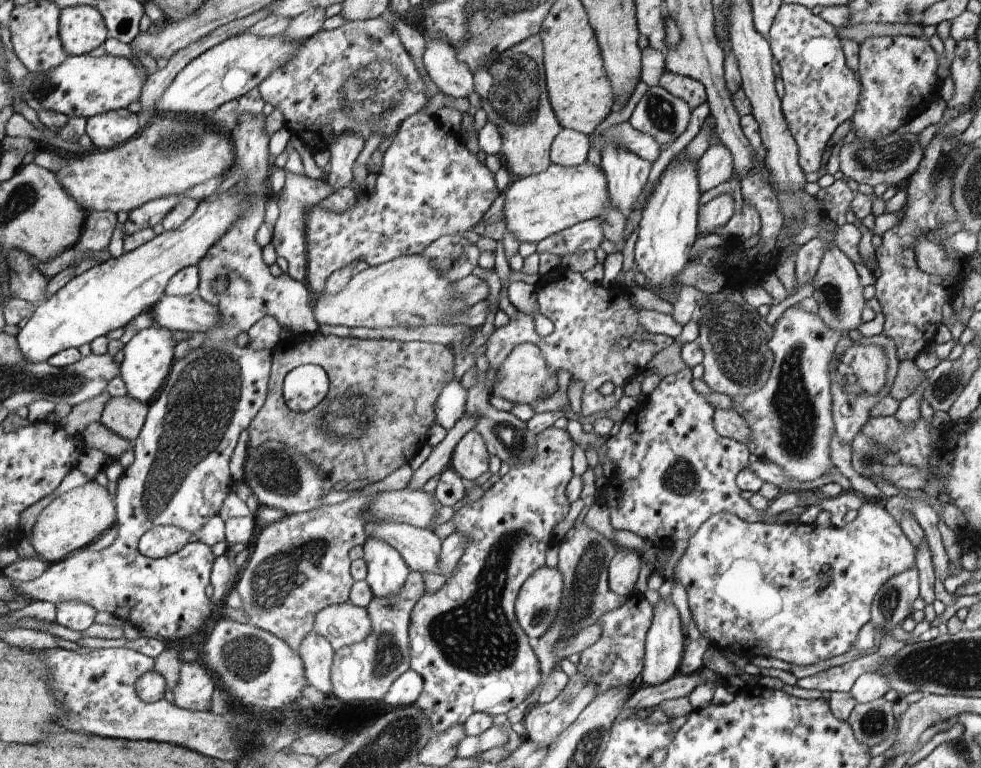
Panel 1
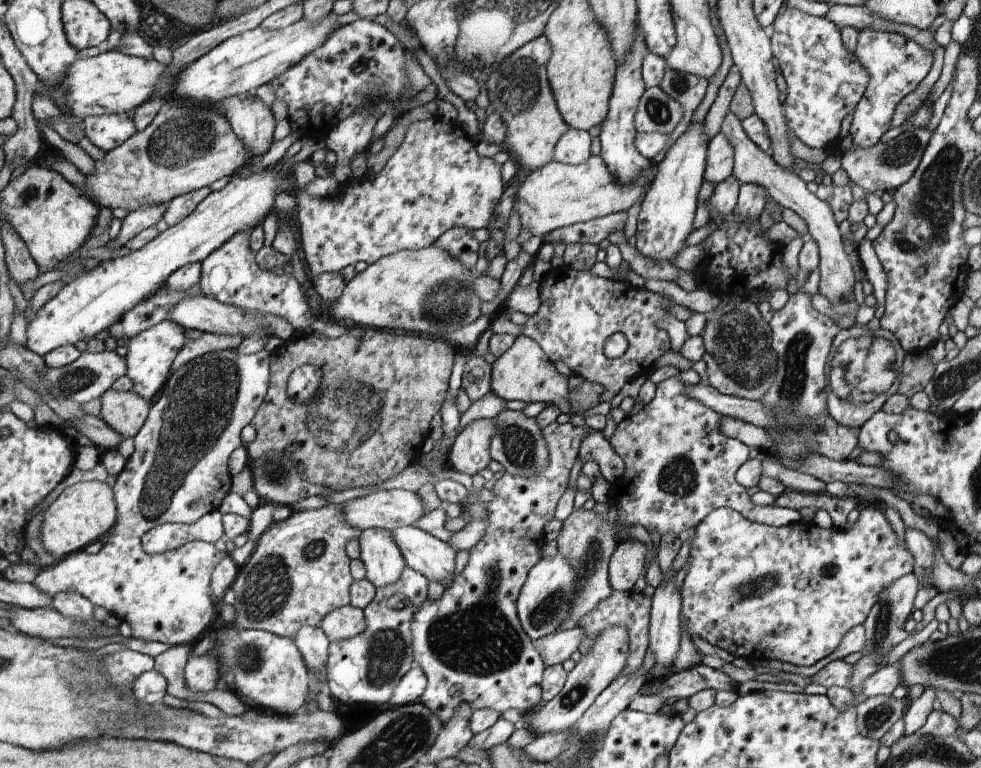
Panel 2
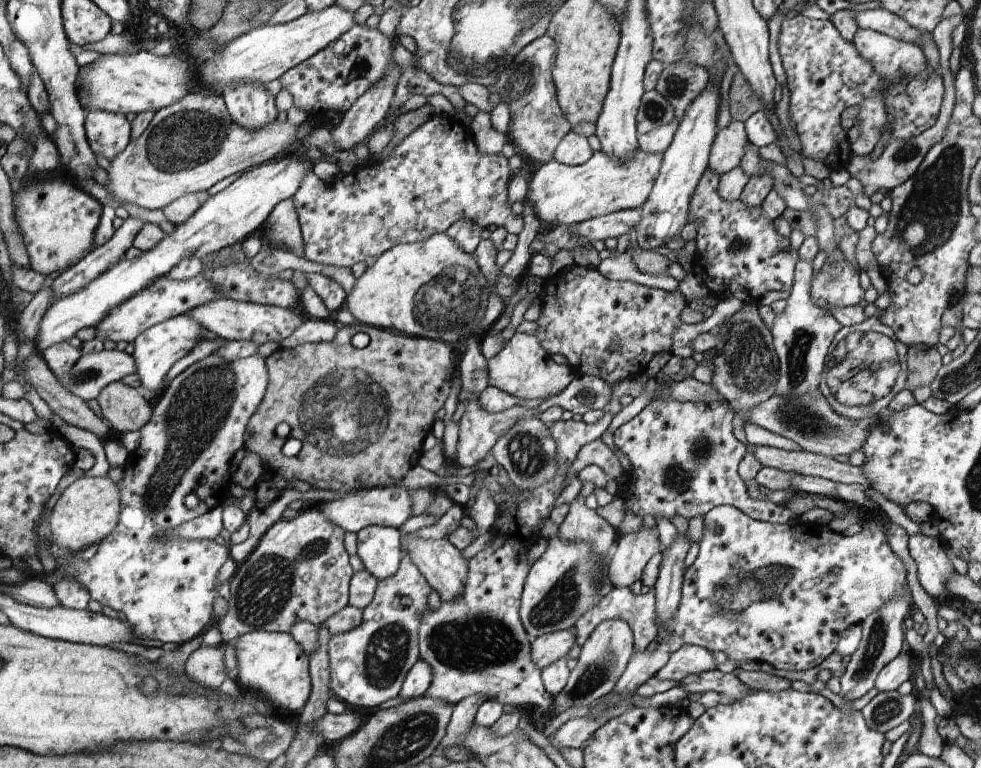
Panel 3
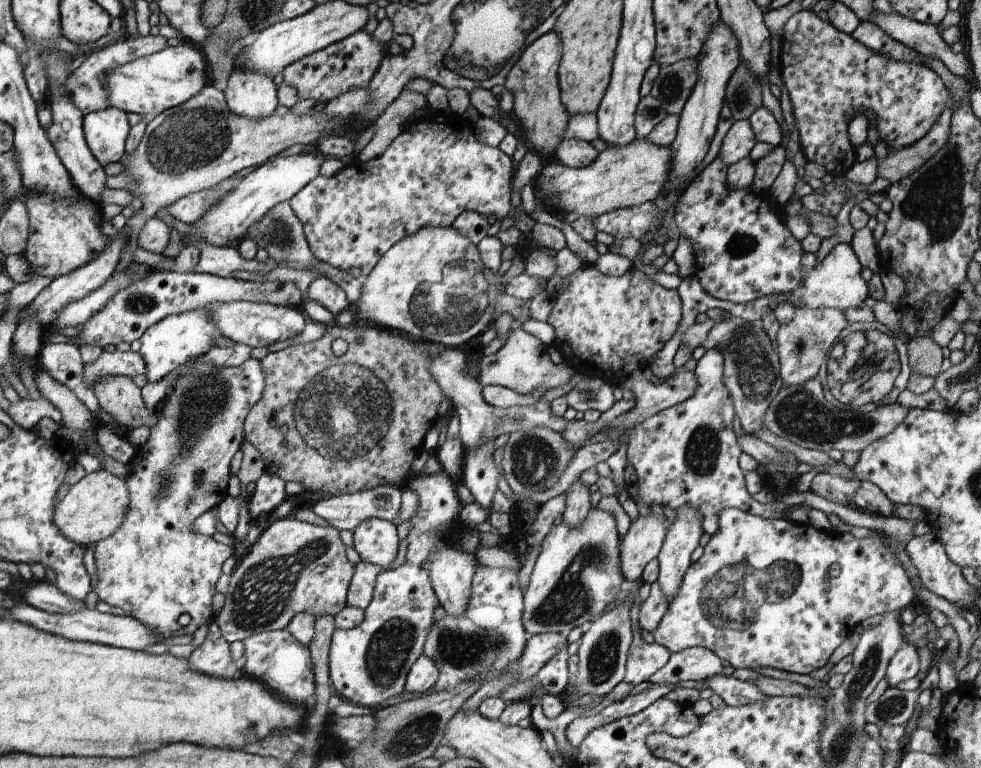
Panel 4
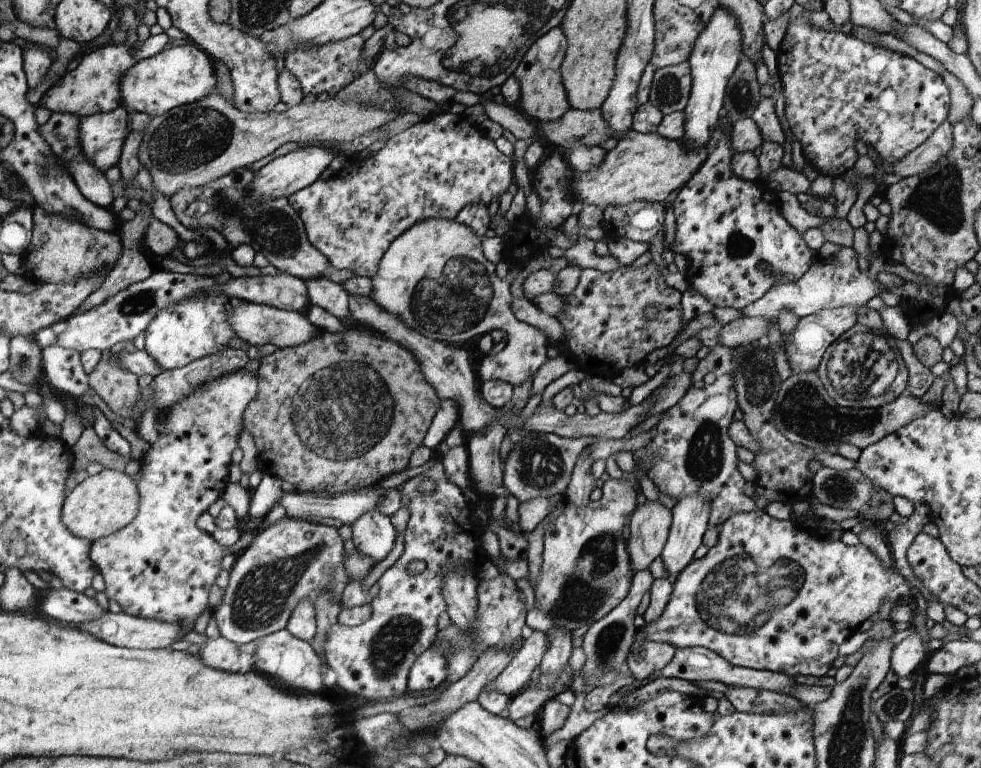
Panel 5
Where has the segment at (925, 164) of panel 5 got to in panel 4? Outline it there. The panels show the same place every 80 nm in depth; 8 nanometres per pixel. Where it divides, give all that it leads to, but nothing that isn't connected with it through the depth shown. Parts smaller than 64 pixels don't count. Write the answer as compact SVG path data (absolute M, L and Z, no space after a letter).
M948 90L946 108L942 110L940 119L932 126L932 129L928 130L928 134L908 148L889 150L885 159L878 164L876 178L883 178L888 180L890 184L896 184L902 178L915 175L916 171L924 165L924 162L930 160L938 150L942 150L944 144L948 142L952 116L952 96Z

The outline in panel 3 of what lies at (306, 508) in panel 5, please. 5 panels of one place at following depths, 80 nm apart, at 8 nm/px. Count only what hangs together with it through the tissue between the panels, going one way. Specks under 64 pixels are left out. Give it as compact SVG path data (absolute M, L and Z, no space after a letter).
M392 485L385 487L373 487L357 491L356 494L348 494L344 498L324 502L315 505L316 509L323 511L336 524L342 526L344 531L358 533L362 528L372 525L399 528L409 518L412 518L412 502L410 494L404 488Z

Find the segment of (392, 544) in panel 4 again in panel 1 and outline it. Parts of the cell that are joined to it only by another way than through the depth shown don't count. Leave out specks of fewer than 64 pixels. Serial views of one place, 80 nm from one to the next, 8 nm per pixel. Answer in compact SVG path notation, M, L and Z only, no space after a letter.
M370 534L363 544L363 559L367 564L365 580L370 585L374 597L393 597L411 571L394 547Z

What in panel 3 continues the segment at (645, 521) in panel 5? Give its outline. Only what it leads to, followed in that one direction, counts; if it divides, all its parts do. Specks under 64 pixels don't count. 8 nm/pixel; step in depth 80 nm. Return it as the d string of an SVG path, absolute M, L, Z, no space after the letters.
M642 526L632 534L619 534L608 561L606 578L612 587L630 587L641 580L648 560L662 550L659 531Z

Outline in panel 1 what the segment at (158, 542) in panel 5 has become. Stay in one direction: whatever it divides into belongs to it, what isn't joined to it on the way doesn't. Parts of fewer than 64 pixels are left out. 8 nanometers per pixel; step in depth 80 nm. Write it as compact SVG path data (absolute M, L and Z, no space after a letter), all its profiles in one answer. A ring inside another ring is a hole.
M242 113L237 120L237 125L233 128L233 142L235 150L235 164L229 174L235 172L238 168L244 170L244 178L237 182L230 190L234 189L235 193L241 193L242 191L248 193L253 200L249 203L251 210L242 217L239 221L235 222L235 225L231 226L231 229L214 245L212 246L210 252L207 256L203 258L196 266L199 270L199 285L196 292L207 302L213 305L218 306L221 312L221 320L219 324L207 331L207 340L205 343L196 350L187 354L182 360L176 361L174 366L171 366L171 376L168 377L168 382L164 383L164 388L160 391L160 394L157 395L154 402L149 403L150 412L147 413L146 424L143 426L143 430L140 432L139 436L135 438L133 443L134 450L134 462L131 466L125 469L123 475L118 479L118 485L116 488L116 526L118 526L118 535L110 544L110 546L98 551L91 552L91 550L84 548L77 550L74 553L71 553L70 556L66 557L63 561L58 561L57 563L51 563L49 567L33 581L28 581L25 583L14 583L17 591L26 597L30 597L32 600L36 601L50 601L51 603L58 604L60 601L80 601L89 604L90 606L95 607L97 612L103 611L108 612L108 614L113 614L114 616L122 619L124 622L130 622L132 626L138 629L140 637L146 637L151 639L158 639L159 641L166 640L182 640L182 638L190 638L192 634L196 634L208 620L210 616L210 599L209 596L206 596L206 588L210 584L211 572L213 569L213 564L215 562L215 556L212 553L210 545L207 545L205 542L195 541L191 543L186 543L186 546L183 546L178 552L170 554L170 556L165 556L162 558L151 559L150 557L145 557L143 554L140 554L138 550L138 540L140 537L150 530L150 527L156 525L176 525L177 527L182 527L190 531L190 528L200 528L204 524L204 520L207 518L212 518L214 515L219 514L222 503L224 499L232 492L232 474L230 474L230 468L228 468L228 460L236 448L236 442L238 442L238 436L242 434L242 430L248 428L248 424L258 416L259 411L262 410L263 405L266 404L267 393L270 392L270 358L256 358L256 351L248 350L245 347L239 347L235 344L235 338L242 334L242 332L247 332L252 325L256 324L262 317L273 316L282 326L292 328L293 332L305 333L315 333L319 327L319 323L315 319L314 309L312 307L312 300L306 290L306 284L296 279L292 279L289 274L282 274L279 277L274 278L270 272L268 272L268 266L262 262L260 258L260 246L256 242L256 232L258 232L260 225L264 223L264 215L266 212L267 201L270 198L271 194L269 191L269 180L268 180L268 142L270 140L269 134L265 129L265 120L266 117L263 113L253 115L252 113ZM219 278L225 278L228 282L226 290L222 292L216 292L211 289L211 284L214 280Z

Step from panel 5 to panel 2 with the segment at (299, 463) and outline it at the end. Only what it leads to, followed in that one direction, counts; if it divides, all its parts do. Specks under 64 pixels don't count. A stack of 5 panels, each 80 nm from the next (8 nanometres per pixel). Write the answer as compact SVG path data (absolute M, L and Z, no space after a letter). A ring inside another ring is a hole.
M356 326L335 339L293 337L271 352L270 388L252 421L247 454L250 460L262 460L264 455L272 454L284 459L288 446L299 444L290 456L298 462L297 470L313 483L334 489L384 485L414 465L420 456L430 432L430 420L445 404L452 362L454 350L444 339L420 334ZM306 365L321 370L322 382L310 401L294 402L294 398L288 396L288 380L297 368Z

